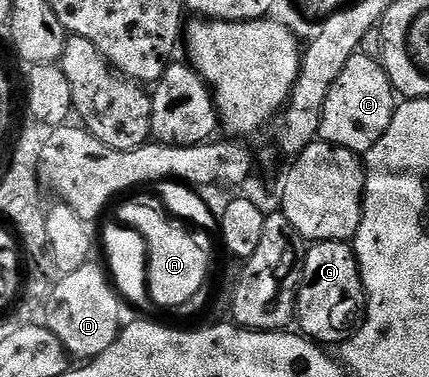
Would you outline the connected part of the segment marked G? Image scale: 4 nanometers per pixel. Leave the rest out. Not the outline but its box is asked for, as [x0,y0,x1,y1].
[295,242,365,343]

